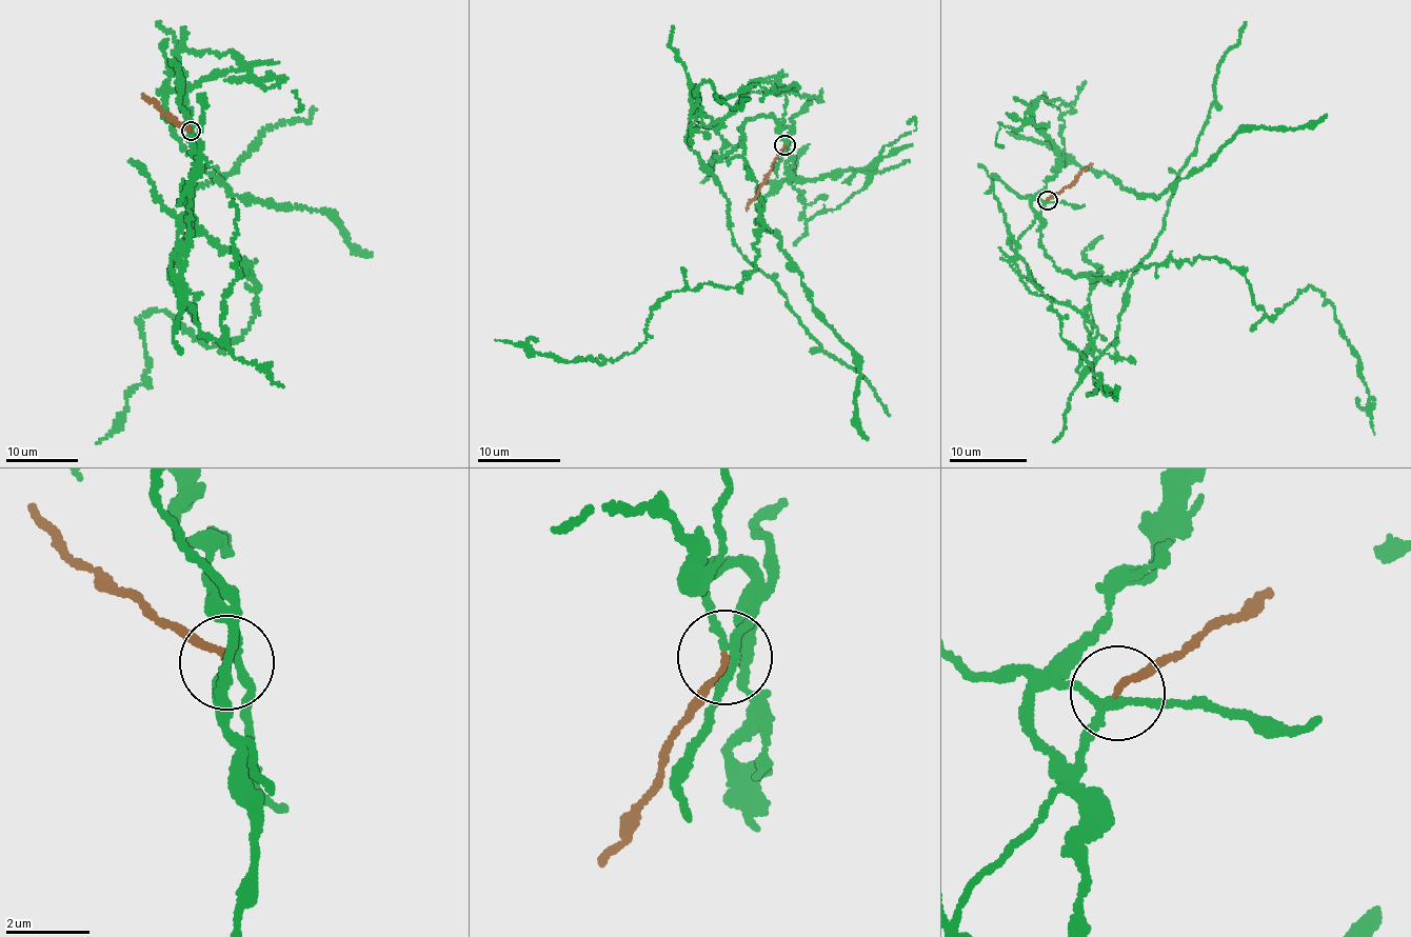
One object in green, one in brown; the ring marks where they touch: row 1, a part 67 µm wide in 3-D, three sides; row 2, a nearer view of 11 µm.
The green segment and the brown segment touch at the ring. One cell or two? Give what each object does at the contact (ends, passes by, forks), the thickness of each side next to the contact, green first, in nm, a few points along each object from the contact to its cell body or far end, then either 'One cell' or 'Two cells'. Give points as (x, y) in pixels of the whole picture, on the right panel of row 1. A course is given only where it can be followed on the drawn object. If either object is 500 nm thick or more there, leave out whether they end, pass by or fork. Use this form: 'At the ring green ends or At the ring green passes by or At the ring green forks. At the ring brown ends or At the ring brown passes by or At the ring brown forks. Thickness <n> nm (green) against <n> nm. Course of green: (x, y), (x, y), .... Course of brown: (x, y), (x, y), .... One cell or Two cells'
At the ring green ends. At the ring brown ends. Thickness 150 nm (green) against 140 nm. Course of green: (1047, 200), (1041, 247), (1076, 277), (1097, 276), (1084, 372), (1117, 338), (1246, 21). Course of brown: (1047, 200), (1074, 182), (1076, 175), (1093, 163). Two cells

